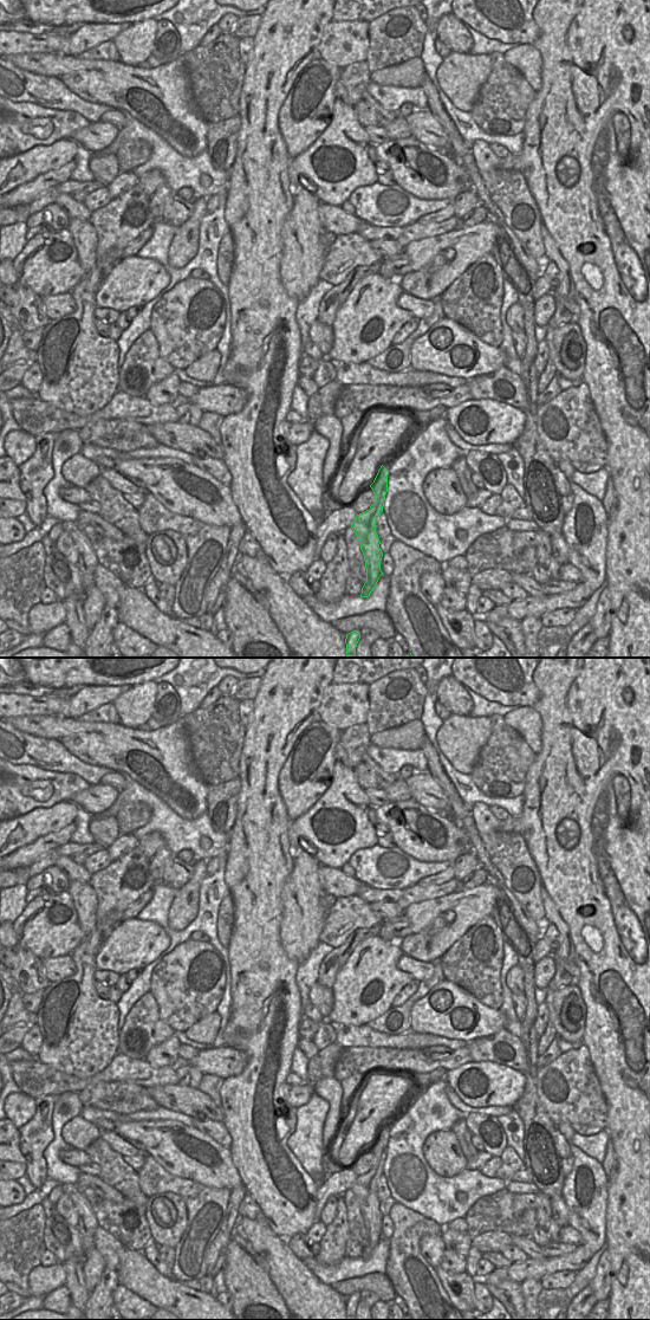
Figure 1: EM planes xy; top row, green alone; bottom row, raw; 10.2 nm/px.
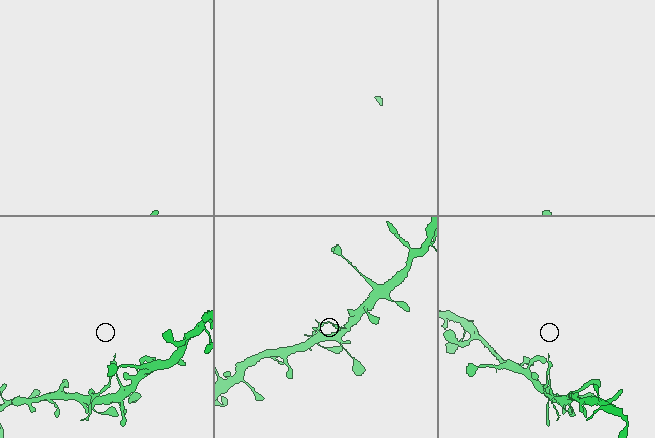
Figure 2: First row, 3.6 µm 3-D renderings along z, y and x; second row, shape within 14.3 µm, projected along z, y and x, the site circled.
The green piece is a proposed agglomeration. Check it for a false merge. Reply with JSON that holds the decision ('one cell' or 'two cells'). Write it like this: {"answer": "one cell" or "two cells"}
{"answer": "two cells"}

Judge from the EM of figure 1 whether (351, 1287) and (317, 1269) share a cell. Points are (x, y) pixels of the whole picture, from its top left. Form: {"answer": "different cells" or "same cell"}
{"answer": "different cells"}

